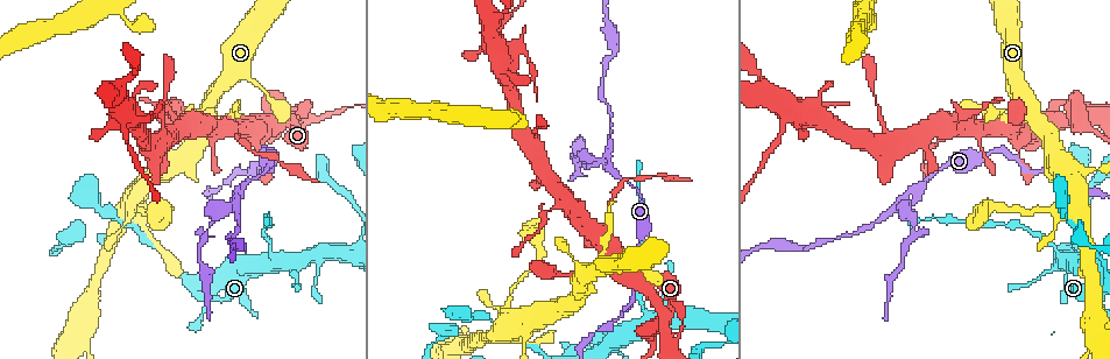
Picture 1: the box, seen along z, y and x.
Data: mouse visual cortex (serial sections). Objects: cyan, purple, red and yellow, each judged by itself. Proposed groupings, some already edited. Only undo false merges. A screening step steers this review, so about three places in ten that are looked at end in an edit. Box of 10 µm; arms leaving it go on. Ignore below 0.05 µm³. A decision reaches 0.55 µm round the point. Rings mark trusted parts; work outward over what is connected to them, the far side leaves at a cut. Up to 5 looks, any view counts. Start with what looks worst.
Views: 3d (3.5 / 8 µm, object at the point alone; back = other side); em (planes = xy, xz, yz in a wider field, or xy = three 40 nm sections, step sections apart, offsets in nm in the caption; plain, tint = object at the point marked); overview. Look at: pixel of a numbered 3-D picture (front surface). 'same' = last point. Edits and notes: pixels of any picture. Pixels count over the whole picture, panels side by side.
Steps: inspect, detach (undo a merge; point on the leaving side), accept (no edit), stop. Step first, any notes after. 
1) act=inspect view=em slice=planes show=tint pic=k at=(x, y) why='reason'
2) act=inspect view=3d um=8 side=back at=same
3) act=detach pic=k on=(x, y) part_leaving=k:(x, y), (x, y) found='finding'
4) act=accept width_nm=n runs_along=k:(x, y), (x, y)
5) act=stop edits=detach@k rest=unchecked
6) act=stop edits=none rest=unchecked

act=inspect view=3d um=3.5 pic=1 at=(648, 317) why='small branch off a trunk'

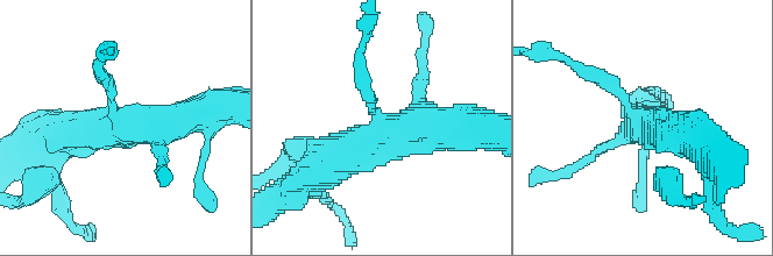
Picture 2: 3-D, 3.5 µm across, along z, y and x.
act=inspect view=em slice=xy step=1 show=tint pic=2 at=(646, 127) why='need the tissue'

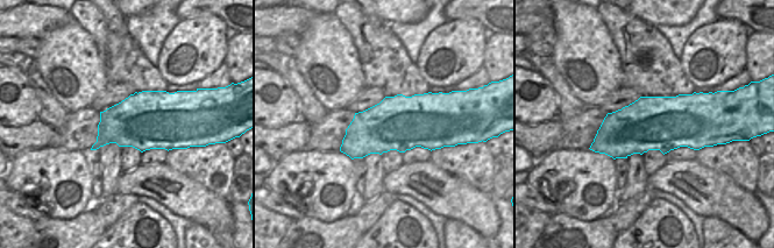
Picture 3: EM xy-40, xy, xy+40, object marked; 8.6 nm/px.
act=inspect view=em slice=xy step=2 show=tint at=same

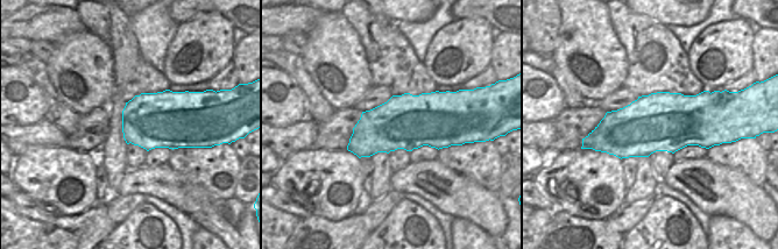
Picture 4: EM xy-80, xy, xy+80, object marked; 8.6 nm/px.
act=detach pic=2 on=(595, 71) found='a second cell is stuck on'

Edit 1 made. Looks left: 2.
act=inspect view=3d um=3.5 pic=1 at=(237, 193) why='three-way junction'

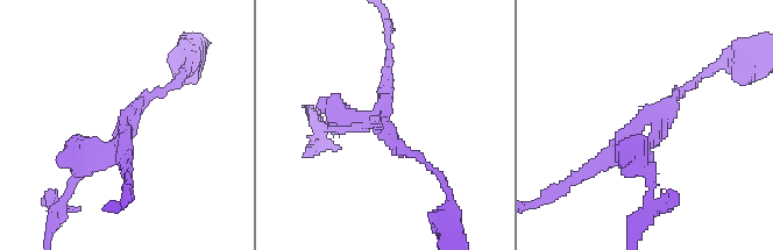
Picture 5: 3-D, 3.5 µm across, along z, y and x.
act=inspect view=em slice=xy step=5 show=tint pic=5 at=(656, 120) arms=3 arm_widths_nm=100,250,250

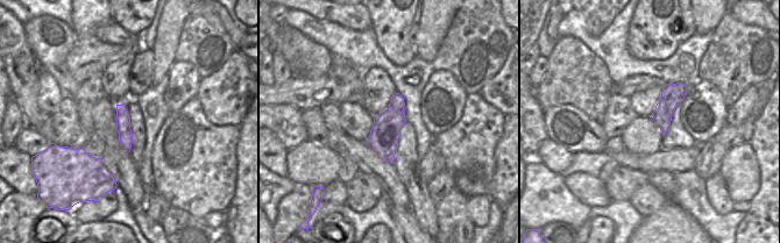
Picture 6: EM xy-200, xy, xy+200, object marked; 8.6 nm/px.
act=detach pic=5 on=(317, 116) found='a second cell is stuck on'

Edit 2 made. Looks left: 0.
act=stop edits=detach@2,detach@5 rest=unchecked

